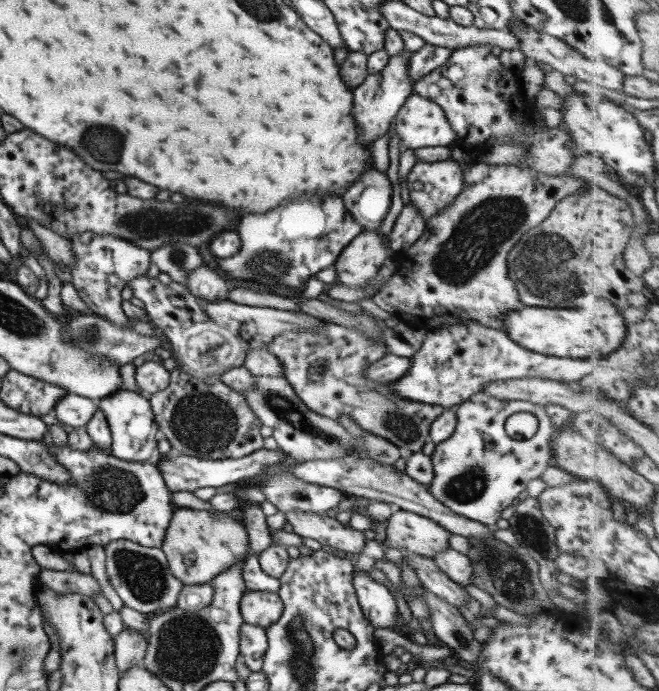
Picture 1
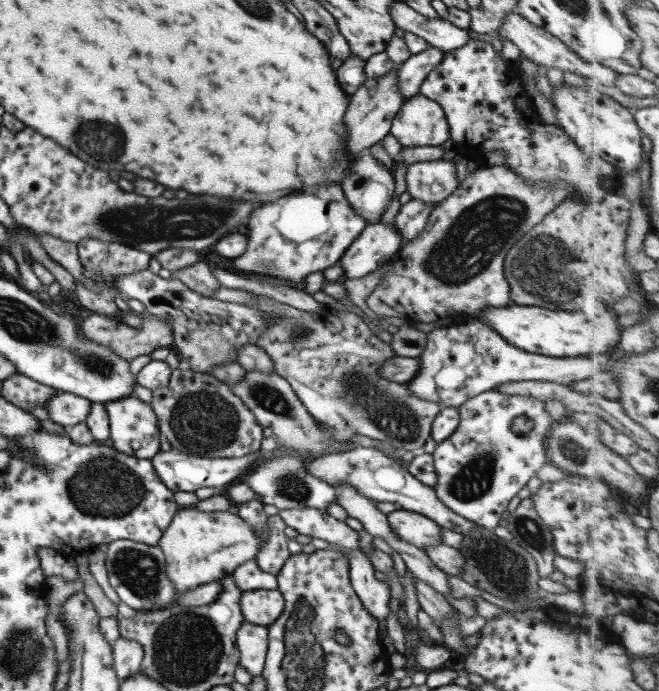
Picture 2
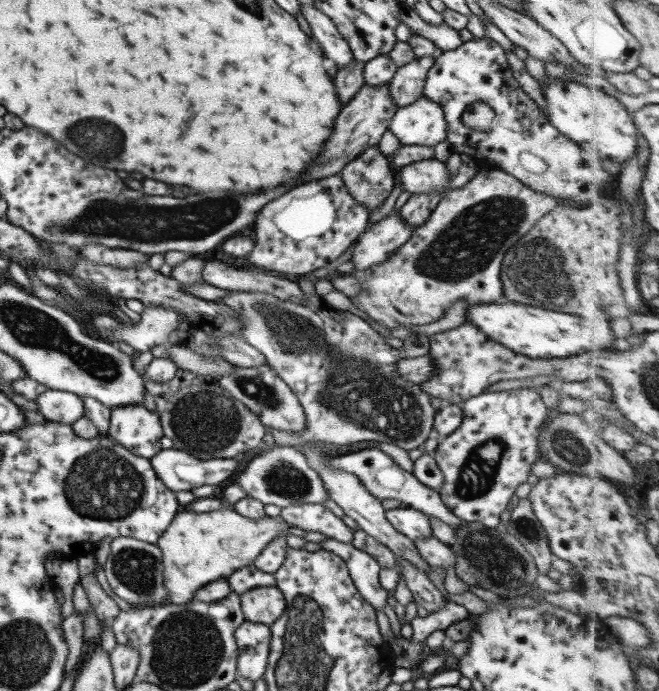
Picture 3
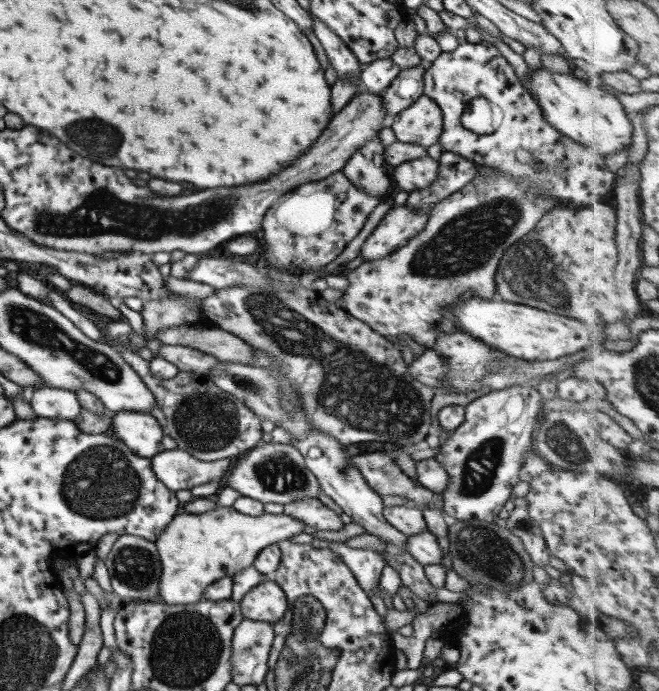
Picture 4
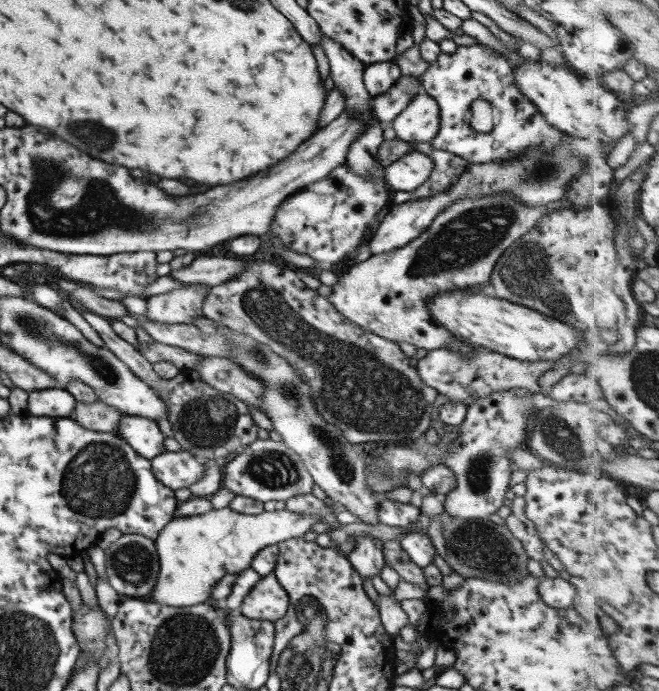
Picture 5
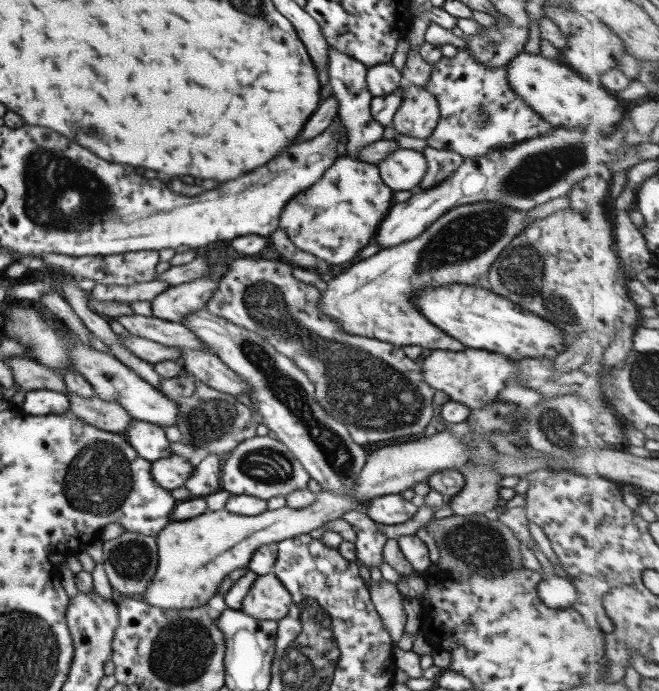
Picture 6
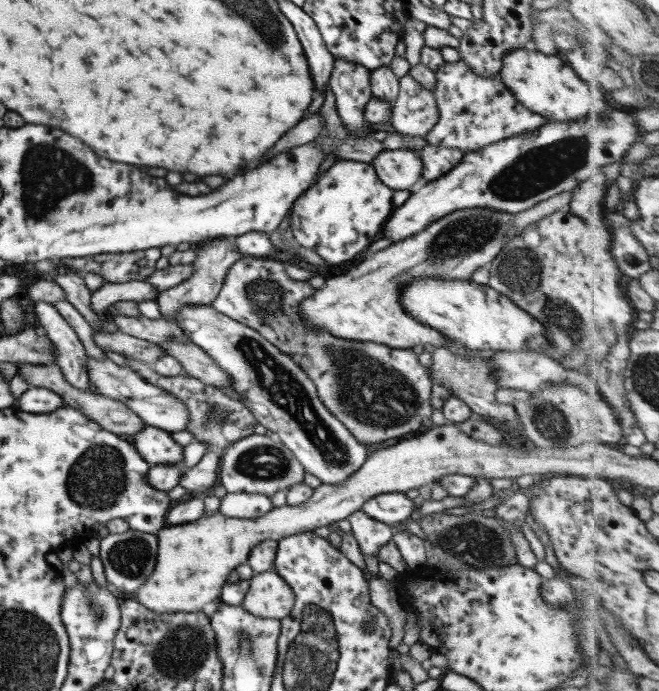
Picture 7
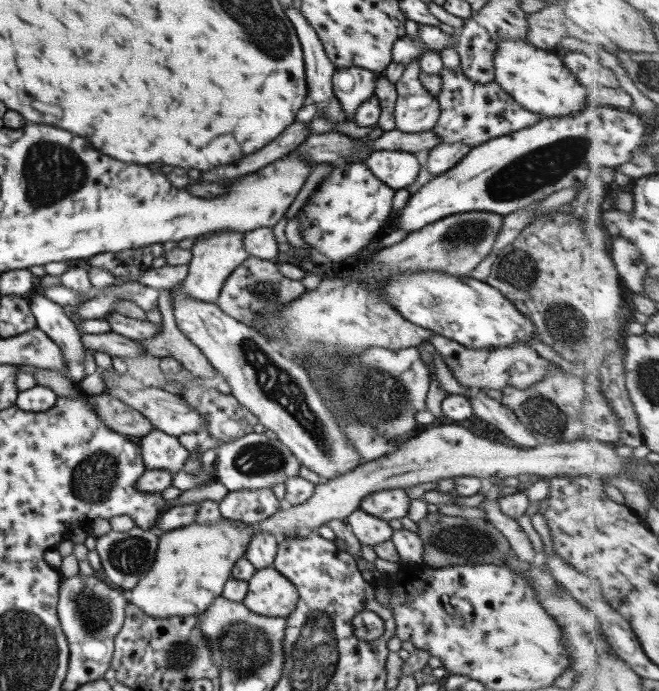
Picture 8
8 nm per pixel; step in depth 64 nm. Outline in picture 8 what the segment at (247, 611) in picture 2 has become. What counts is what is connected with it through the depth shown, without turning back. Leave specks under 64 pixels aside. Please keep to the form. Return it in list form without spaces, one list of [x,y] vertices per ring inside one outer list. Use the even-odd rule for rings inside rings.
[[[273,566],[258,570],[250,580],[243,603],[256,614],[287,617],[299,599],[294,583]]]

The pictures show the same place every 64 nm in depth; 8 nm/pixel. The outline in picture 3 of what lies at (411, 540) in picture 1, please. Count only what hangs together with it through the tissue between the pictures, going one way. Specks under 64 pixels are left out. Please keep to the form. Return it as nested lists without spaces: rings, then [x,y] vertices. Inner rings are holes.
[[[401,506],[386,510],[385,516],[395,530],[413,542],[432,537],[432,524],[428,517],[418,509]]]

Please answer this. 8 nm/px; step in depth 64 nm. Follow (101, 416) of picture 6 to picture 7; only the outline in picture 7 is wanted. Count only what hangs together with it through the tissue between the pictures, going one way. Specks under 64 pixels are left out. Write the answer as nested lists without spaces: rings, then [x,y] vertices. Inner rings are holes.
[[[21,362],[17,365],[17,373],[28,382],[30,387],[46,388],[59,394],[65,403],[70,406],[76,406],[90,420],[97,422],[104,430],[113,431],[114,434],[131,437],[133,434],[139,433],[141,428],[146,425],[145,422],[133,411],[130,410],[123,402],[119,400],[106,398],[100,393],[86,392],[74,388],[62,374],[61,368],[54,363],[49,365],[35,365]]]

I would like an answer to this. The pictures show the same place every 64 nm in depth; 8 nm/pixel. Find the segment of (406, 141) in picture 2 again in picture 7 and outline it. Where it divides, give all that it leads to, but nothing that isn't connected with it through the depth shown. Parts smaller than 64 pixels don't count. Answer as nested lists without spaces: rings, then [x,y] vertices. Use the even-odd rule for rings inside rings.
[[[410,74],[399,80],[399,95],[393,103],[390,123],[398,133],[426,136],[439,119],[435,96],[416,83]]]

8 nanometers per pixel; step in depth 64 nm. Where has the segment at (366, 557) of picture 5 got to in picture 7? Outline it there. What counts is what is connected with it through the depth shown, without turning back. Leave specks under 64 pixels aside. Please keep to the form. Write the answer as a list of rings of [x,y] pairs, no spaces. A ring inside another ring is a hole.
[[[362,510],[355,511],[348,516],[351,533],[354,535],[360,552],[365,556],[377,557],[380,546],[386,545],[393,538],[393,528],[384,523],[380,523]]]

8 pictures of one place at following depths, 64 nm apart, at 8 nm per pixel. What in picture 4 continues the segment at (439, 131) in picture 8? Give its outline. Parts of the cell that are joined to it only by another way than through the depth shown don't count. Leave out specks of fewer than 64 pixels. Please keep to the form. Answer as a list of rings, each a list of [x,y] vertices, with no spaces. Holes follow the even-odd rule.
[[[484,40],[478,44],[470,42],[460,43],[453,52],[441,52],[434,61],[430,62],[424,72],[423,95],[434,99],[443,112],[443,133],[438,144],[444,152],[453,153],[470,162],[481,166],[491,166],[503,170],[511,176],[523,176],[535,182],[537,186],[545,188],[557,202],[574,205],[590,205],[591,203],[604,202],[613,196],[619,183],[619,175],[615,163],[598,153],[586,150],[582,145],[559,130],[548,124],[541,106],[534,101],[534,97],[523,88],[512,66],[502,56],[500,50]],[[473,98],[485,98],[490,102],[494,114],[494,132],[481,135],[464,128],[461,116],[469,110]]]

